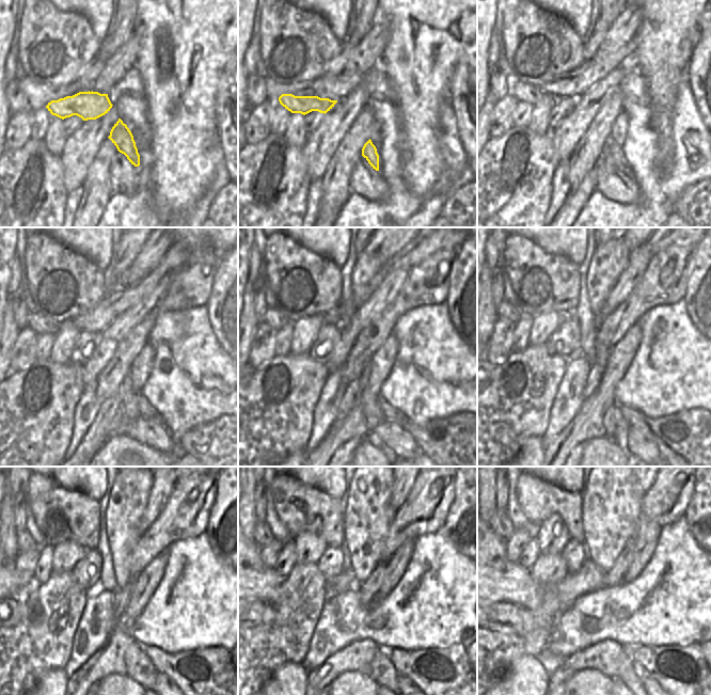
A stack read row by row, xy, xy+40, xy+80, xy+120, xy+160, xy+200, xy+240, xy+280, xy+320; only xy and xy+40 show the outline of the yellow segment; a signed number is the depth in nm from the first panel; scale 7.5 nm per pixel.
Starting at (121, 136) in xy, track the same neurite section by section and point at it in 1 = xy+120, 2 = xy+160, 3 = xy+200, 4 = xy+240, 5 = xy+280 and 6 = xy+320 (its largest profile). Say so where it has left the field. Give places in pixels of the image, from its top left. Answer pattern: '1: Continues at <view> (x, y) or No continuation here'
1: Continues at xy+120 (130, 403)
2: Continues at xy+160 (373, 417)
3: Continues at xy+200 (616, 427)
4: Continues at xy+240 (140, 668)
5: Continues at xy+280 (382, 672)
6: Continues at xy+320 (630, 676)

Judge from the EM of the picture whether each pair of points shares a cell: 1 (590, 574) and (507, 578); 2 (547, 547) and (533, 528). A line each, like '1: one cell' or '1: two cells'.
1: one cell
2: two cells

